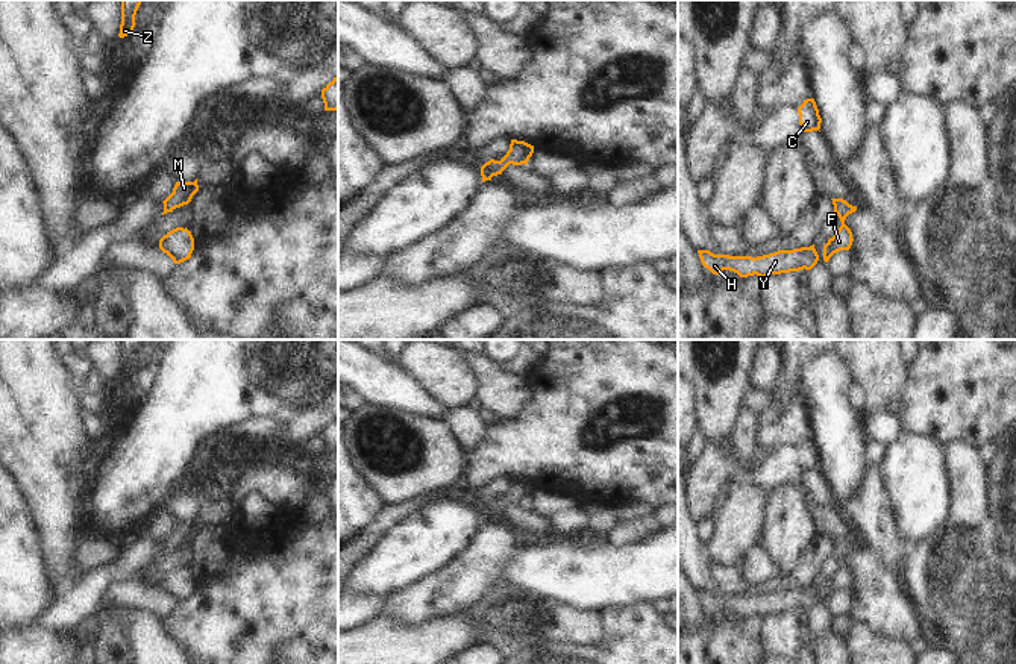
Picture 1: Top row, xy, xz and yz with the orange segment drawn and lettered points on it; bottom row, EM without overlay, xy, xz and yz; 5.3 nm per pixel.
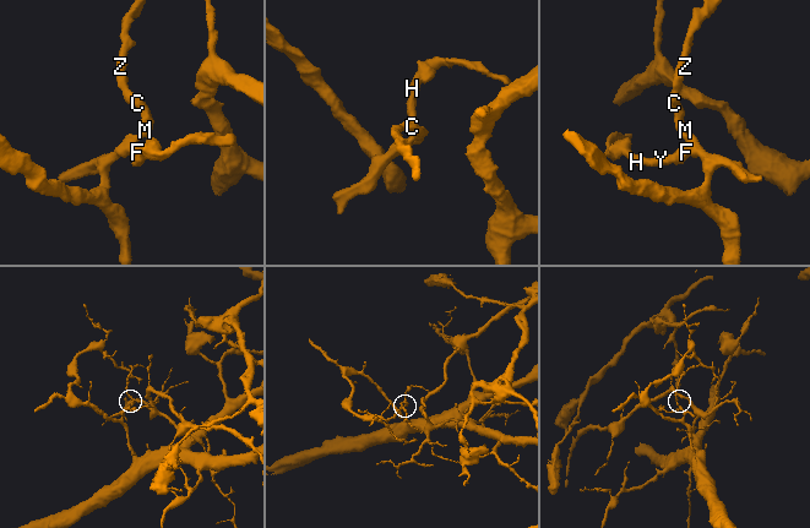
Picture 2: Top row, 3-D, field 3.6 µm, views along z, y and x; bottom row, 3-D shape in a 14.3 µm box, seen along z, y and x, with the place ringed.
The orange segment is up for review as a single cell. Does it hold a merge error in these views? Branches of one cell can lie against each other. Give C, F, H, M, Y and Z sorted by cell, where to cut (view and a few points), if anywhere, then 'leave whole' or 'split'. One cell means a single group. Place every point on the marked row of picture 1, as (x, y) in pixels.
groups C F H M Y Z; cut none; leave whole

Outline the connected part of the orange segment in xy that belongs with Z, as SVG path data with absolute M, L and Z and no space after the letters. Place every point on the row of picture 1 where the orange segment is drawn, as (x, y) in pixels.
M121 0L120 38L133 35L135 15L143 0Z

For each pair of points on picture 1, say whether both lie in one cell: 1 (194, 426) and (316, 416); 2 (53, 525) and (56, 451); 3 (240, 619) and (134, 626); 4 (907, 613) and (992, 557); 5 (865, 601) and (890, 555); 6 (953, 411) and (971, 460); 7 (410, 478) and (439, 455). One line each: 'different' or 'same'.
1: different
2: same
3: different
4: different
5: different
6: different
7: same

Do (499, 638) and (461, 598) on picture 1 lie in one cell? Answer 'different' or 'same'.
different

